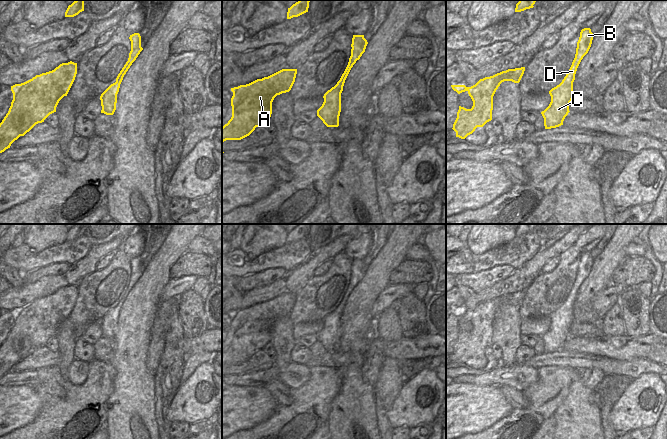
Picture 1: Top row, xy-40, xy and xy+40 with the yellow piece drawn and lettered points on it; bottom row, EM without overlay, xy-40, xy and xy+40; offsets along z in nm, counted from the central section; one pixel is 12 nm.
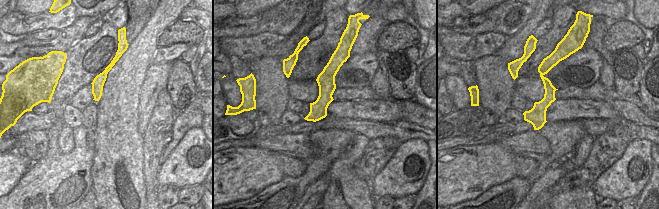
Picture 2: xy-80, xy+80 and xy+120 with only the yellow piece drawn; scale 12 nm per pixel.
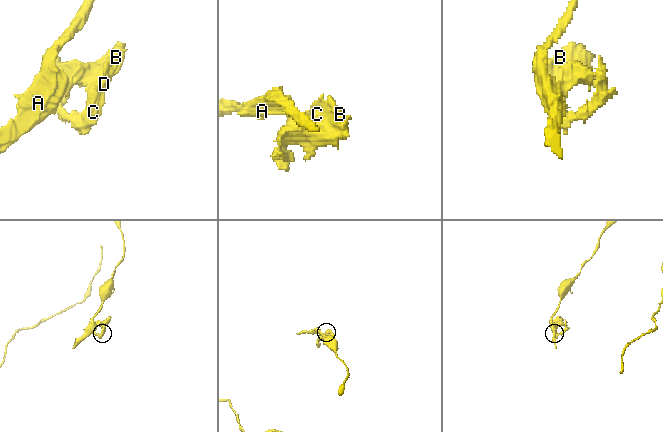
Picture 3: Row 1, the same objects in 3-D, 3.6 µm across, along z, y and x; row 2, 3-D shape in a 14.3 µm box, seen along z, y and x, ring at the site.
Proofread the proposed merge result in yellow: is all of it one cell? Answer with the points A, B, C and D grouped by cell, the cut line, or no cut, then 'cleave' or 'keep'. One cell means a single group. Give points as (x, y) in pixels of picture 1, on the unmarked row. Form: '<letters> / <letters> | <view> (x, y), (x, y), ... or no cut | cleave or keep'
A / B C D | xy+40 (521, 299), (518, 305) | cleave

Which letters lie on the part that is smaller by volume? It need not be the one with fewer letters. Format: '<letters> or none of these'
B, C, D

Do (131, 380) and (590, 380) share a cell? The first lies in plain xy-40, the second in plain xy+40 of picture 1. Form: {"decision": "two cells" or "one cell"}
{"decision": "two cells"}

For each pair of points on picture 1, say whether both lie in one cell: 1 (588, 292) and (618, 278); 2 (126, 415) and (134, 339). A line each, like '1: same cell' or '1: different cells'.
1: different cells
2: same cell

